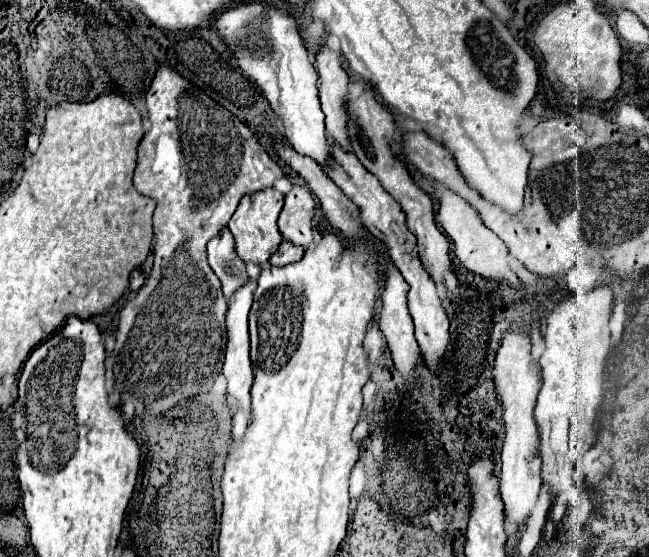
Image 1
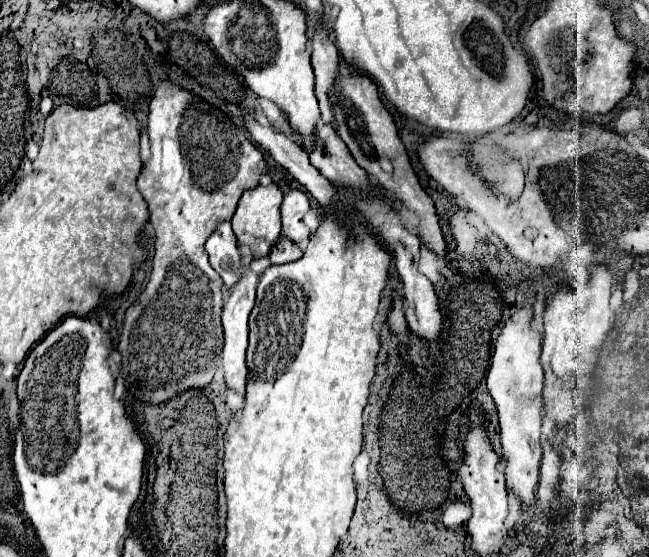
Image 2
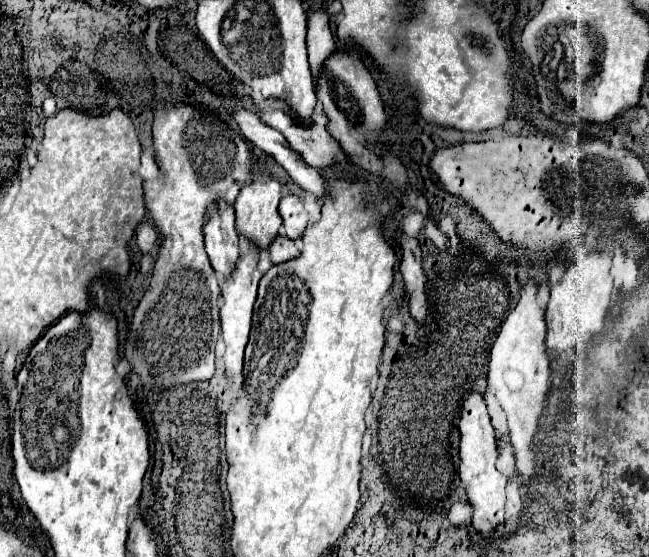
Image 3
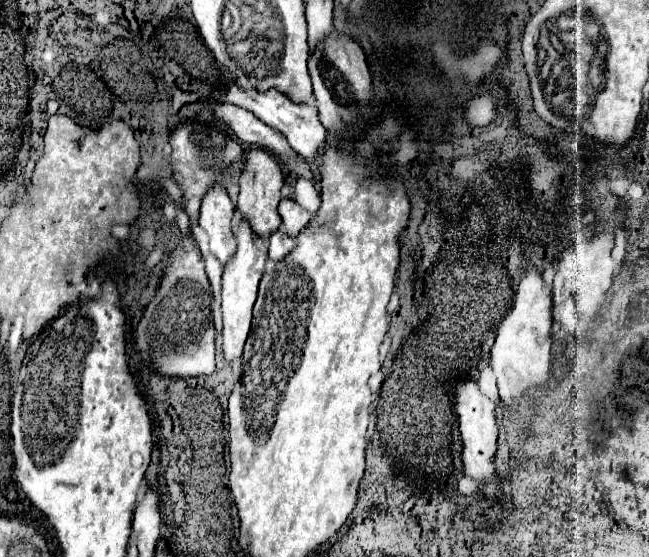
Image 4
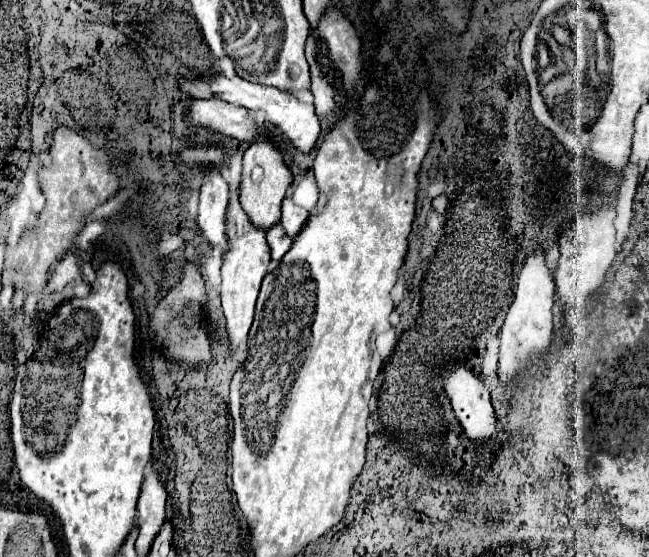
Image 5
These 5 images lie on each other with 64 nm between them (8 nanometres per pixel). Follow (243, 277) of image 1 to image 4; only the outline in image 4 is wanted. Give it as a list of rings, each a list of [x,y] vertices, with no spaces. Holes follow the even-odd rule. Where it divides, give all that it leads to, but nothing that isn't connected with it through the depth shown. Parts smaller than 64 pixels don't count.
[[[214,188],[204,196],[200,206],[200,226],[208,234],[210,254],[226,266],[236,254],[236,236],[232,232],[234,204],[230,202],[224,188]]]

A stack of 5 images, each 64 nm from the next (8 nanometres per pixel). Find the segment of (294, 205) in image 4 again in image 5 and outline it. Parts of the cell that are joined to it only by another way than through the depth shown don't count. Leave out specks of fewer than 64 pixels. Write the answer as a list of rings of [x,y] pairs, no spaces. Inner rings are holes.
[[[290,198],[282,200],[282,220],[280,220],[280,224],[290,238],[294,238],[304,228],[308,218],[310,218],[310,212],[306,208],[296,206]]]

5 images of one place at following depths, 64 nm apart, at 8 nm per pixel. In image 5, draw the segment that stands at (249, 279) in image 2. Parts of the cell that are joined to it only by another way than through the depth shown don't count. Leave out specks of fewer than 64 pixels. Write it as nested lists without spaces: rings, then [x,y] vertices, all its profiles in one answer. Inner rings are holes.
[[[226,176],[228,184],[232,182],[232,192],[230,192],[230,206],[228,206],[228,242],[230,242],[230,250],[224,256],[224,264],[222,264],[222,310],[224,310],[224,318],[226,318],[226,332],[228,332],[228,342],[230,342],[230,352],[236,352],[236,348],[240,348],[246,338],[248,338],[248,330],[252,324],[252,316],[254,316],[254,304],[258,298],[258,290],[260,290],[260,282],[266,274],[266,266],[270,262],[270,248],[266,242],[266,232],[258,230],[252,226],[252,222],[248,220],[248,216],[244,214],[244,210],[240,208],[238,202],[238,180],[234,182],[232,176]]]

